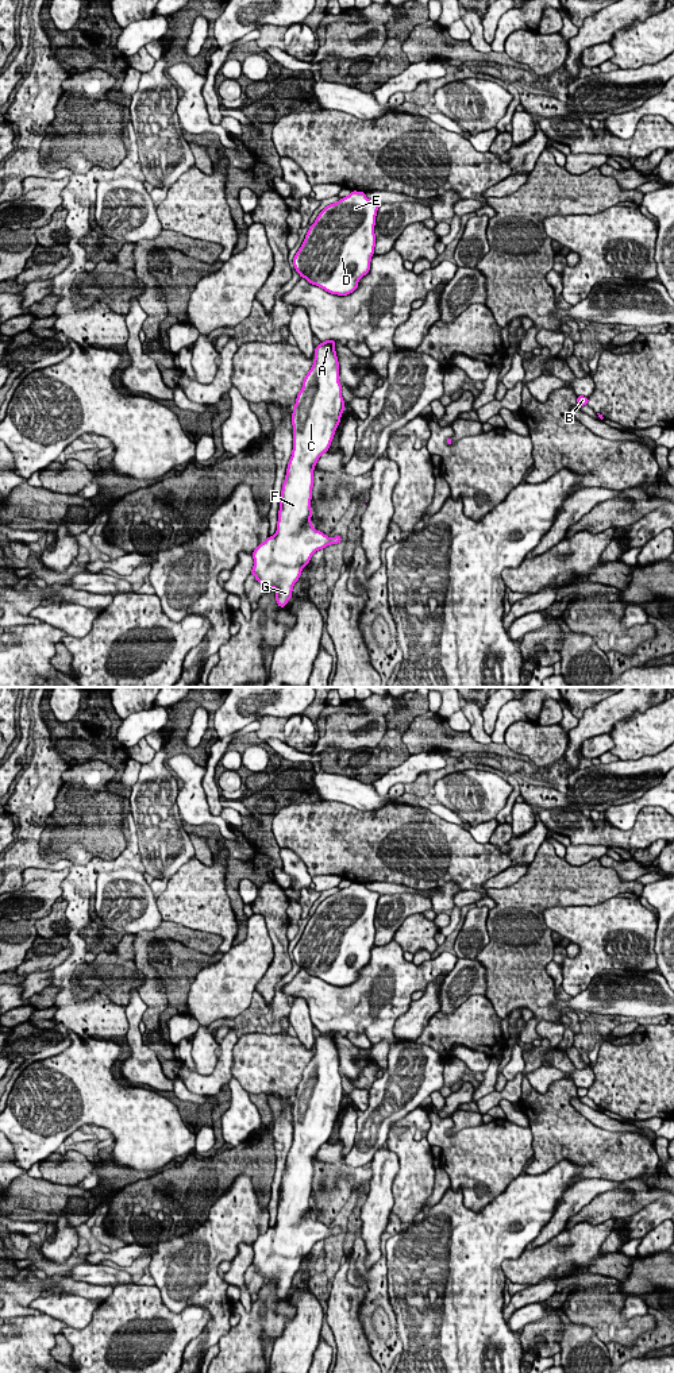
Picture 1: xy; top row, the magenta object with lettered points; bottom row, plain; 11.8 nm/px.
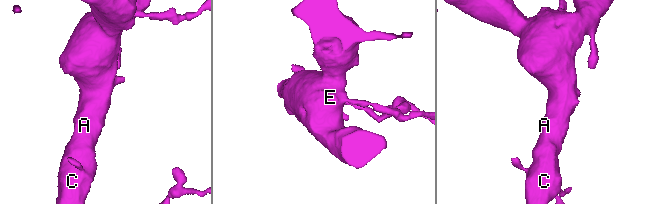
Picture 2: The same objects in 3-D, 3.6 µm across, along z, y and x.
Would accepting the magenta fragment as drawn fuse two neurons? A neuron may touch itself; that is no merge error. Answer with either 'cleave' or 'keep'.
keep

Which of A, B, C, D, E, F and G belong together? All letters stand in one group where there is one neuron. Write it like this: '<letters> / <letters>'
A B C D E F G

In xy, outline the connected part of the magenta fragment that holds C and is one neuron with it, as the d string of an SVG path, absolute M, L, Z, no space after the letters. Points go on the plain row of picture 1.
M335 1031L321 1033L315 1038L315 1046L313 1056L303 1072L303 1079L293 1098L293 1141L282 1175L277 1222L253 1243L254 1257L251 1266L263 1278L276 1281L276 1292L280 1299L285 1299L292 1289L293 1277L300 1270L303 1260L311 1253L312 1246L317 1241L324 1241L327 1237L342 1233L339 1226L328 1229L316 1222L311 1212L313 1161L319 1149L328 1142L344 1103Z

